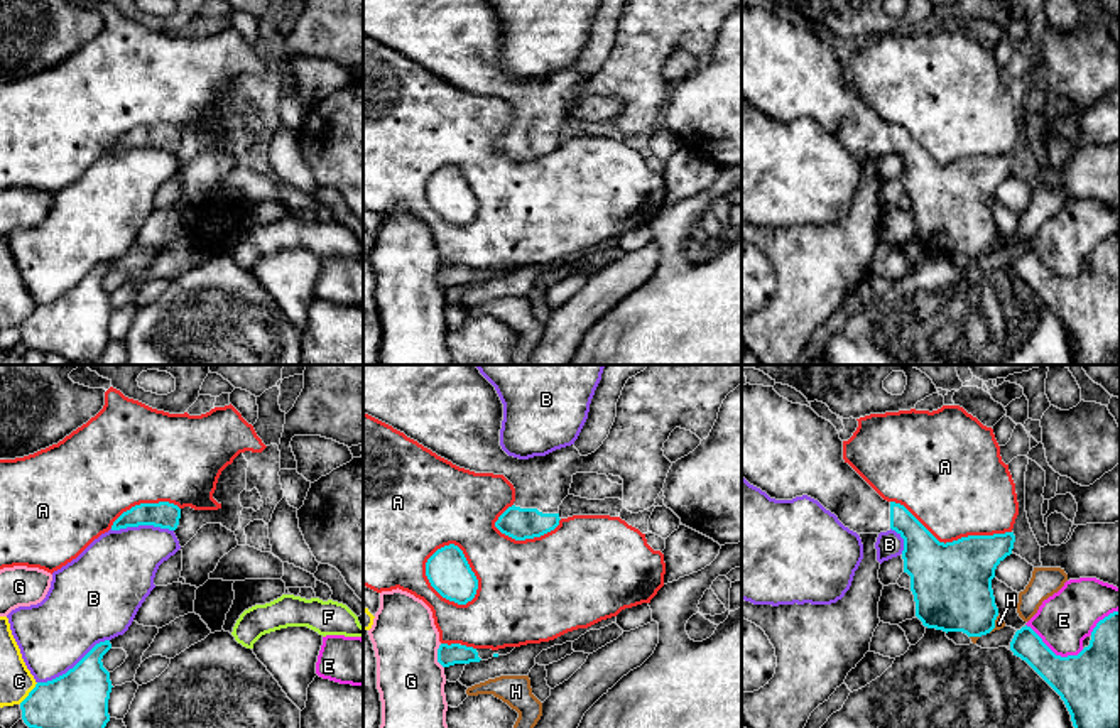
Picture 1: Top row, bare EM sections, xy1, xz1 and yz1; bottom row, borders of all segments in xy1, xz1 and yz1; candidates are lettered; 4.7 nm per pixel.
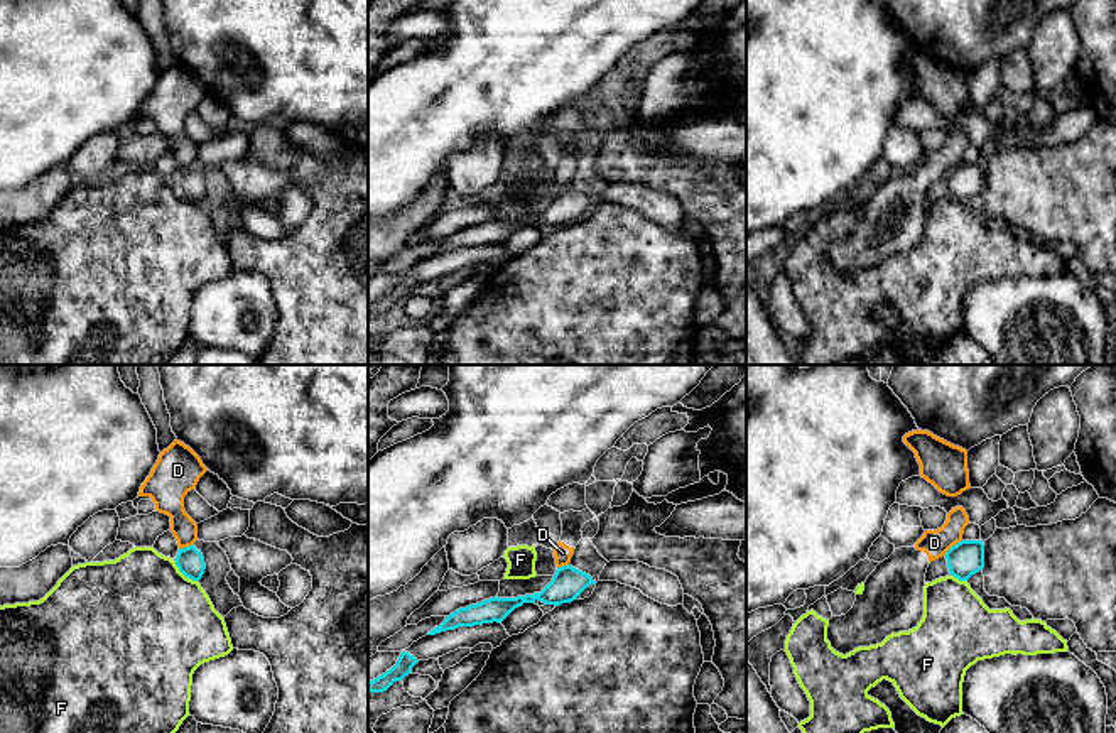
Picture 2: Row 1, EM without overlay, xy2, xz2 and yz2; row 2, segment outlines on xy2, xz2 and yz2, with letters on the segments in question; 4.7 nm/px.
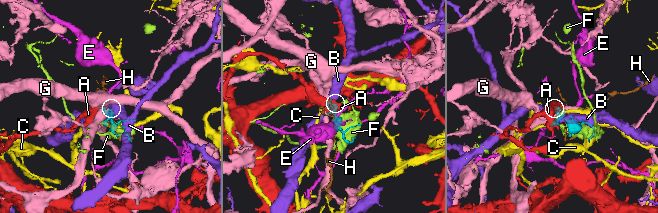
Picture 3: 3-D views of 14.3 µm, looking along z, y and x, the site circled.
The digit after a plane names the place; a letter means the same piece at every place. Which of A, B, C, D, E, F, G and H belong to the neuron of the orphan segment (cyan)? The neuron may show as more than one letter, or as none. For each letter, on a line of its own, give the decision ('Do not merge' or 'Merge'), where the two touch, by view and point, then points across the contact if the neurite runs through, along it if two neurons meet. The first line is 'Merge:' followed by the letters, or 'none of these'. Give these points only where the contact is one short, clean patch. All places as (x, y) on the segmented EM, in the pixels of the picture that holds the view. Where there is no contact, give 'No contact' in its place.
Merge: none of these
A: Do not merge. Touches cyan at xz1 (473, 573)
B: Do not merge. Touches cyan at xy1 (75, 666)
C: Do not merge. Touches cyan at xy1 (29, 693)
D: Do not merge. Touches cyan at yz2 (953, 546). Boundary: yz2 (961, 539), (944, 554)
E: Do not merge. Touches cyan at yz1 (1053, 652)
F: Do not merge. Touches cyan at xy2 (184, 575)
G: Do not merge. Touches cyan at xz1 (438, 656). Boundary: xz1 (440, 644), (438, 662), (443, 668)
H: Do not merge. Touches cyan at yz1 (994, 624)

